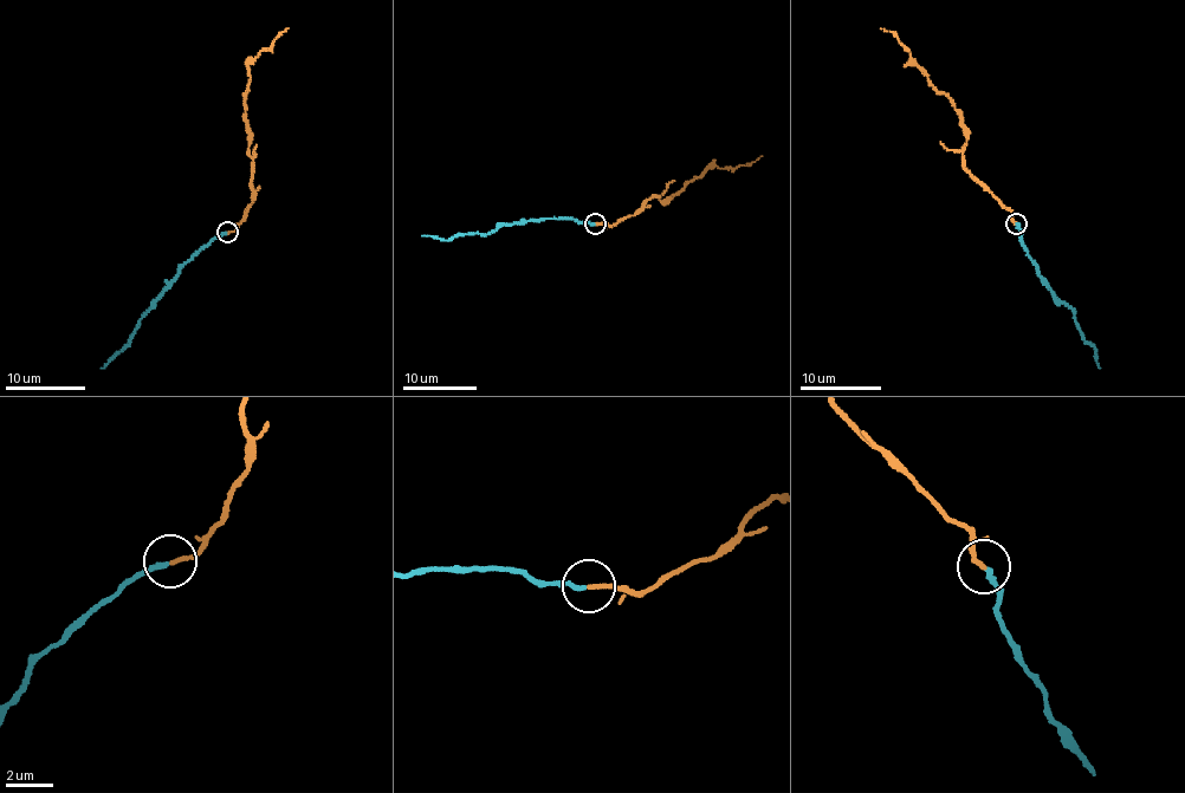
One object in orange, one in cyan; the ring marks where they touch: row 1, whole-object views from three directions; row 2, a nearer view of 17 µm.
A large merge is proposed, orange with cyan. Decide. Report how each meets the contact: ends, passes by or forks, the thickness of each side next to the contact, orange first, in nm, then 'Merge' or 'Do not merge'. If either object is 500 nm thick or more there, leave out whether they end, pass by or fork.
At the ring orange ends. At the ring cyan ends. Thickness 180 nm (orange) against 190 nm. Merge

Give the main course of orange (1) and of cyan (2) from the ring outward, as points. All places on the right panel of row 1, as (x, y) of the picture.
1: (1015, 222), (1010, 209), (964, 166), (966, 129), (960, 114), (912, 63), (904, 45), (891, 32), (880, 28)
2: (1016, 222), (1033, 265), (1053, 294), (1070, 309), (1081, 337), (1094, 346), (1100, 368)

